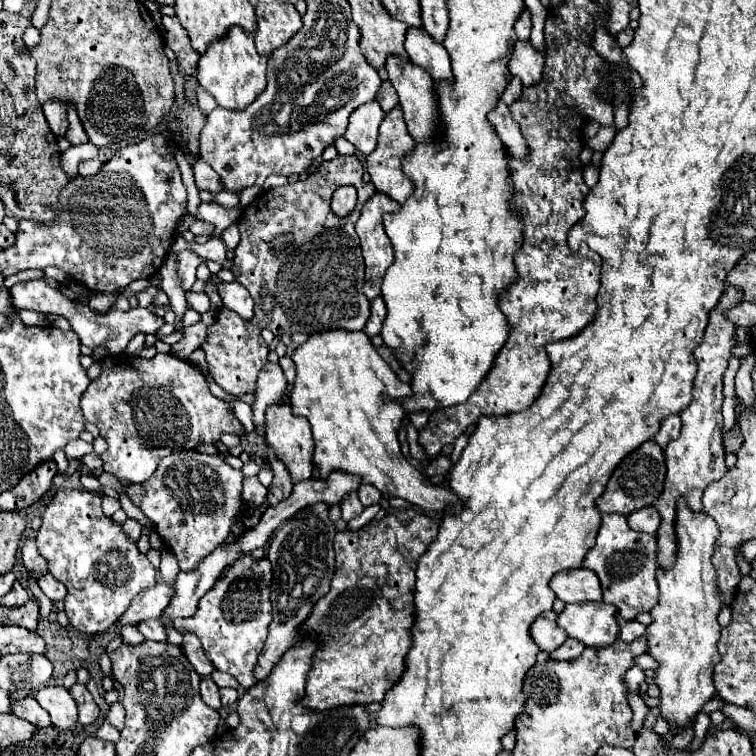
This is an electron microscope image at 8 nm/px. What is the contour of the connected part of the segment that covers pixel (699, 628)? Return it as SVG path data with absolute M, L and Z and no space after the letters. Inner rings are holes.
M681 500L675 532L679 546L677 562L669 570L657 570L659 606L651 610L653 624L647 626L645 638L649 644L649 654L659 662L659 668L655 670L655 684L661 690L661 702L657 708L667 722L667 728L679 734L715 696L713 668L721 658L717 652L721 632L717 614L721 610L721 600L715 568L711 564L713 546L719 536L715 520L707 514L693 514Z

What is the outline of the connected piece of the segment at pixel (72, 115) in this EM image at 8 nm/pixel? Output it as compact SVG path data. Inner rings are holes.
M69 104L69 130L65 134L65 138L71 142L71 144L83 144L87 142L87 134L79 122L79 116L77 116L77 110L75 106Z

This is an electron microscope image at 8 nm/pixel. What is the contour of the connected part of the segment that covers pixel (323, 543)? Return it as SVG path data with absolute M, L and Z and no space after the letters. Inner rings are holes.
M315 504L299 510L291 520L283 522L281 528L273 534L269 544L269 562L273 566L271 580L271 604L273 604L273 622L269 626L269 638L259 654L255 666L255 680L265 680L281 656L295 644L297 628L307 618L315 602L327 594L333 572L335 572L335 552L333 552L335 526L329 520L329 508L325 504Z

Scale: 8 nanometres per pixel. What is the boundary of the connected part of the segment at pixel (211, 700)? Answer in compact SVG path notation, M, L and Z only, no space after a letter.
M209 677L204 678L200 683L200 694L203 702L207 706L211 706L213 710L221 708L221 700L219 700L219 687Z

